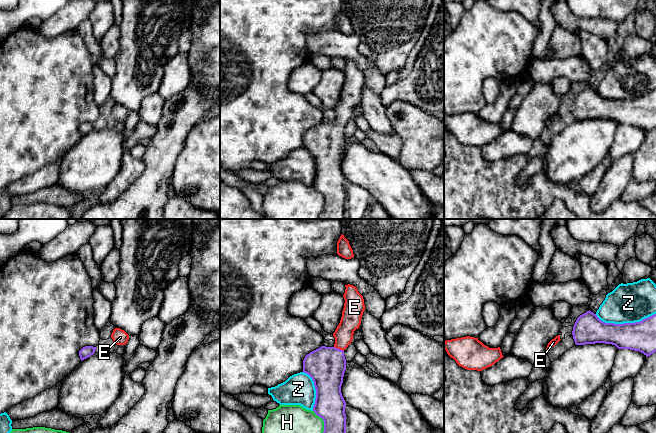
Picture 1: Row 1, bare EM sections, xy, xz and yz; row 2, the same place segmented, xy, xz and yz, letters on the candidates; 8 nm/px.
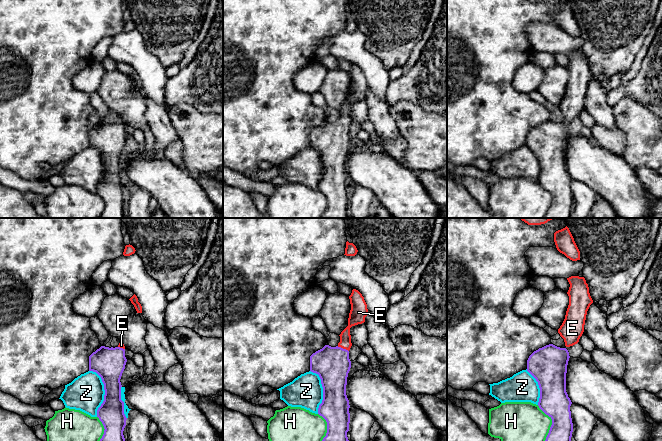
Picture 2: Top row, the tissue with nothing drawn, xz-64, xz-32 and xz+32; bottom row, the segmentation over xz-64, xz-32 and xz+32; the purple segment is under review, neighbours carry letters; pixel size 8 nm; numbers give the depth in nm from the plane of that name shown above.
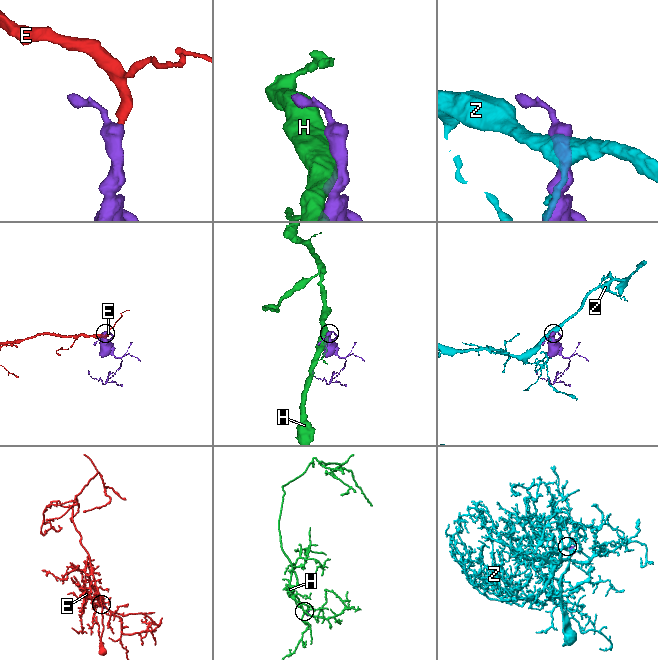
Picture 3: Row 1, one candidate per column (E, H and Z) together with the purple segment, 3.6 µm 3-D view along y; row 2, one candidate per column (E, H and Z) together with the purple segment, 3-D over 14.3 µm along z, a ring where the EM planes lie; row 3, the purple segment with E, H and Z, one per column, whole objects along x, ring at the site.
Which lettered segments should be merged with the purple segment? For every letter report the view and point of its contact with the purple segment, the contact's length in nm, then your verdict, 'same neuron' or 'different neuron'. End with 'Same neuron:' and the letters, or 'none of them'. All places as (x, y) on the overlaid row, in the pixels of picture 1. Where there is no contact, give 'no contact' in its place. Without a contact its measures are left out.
E: xz (339, 349) | 90 nm | same neuron
H: xz (323, 420) | 200 nm | different neuron
Z: yz (625, 323) | 480 nm | different neuron
Same neuron: E

